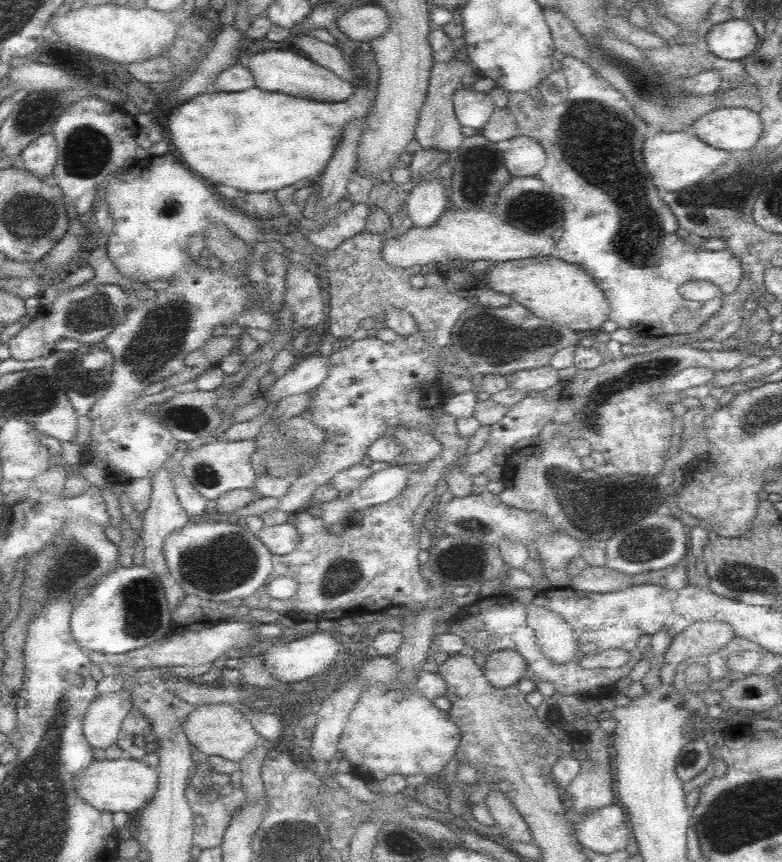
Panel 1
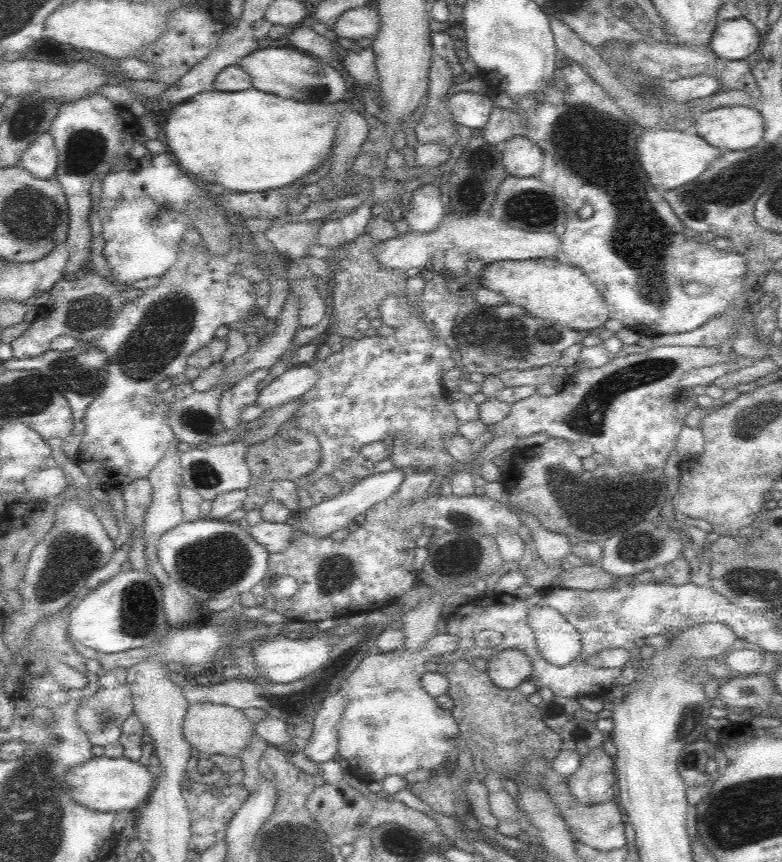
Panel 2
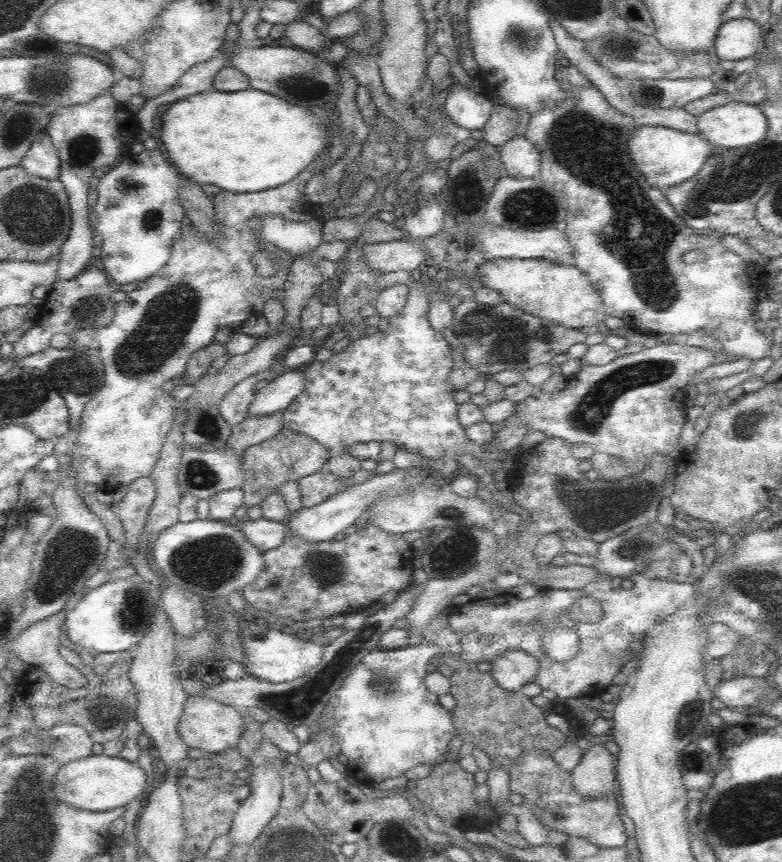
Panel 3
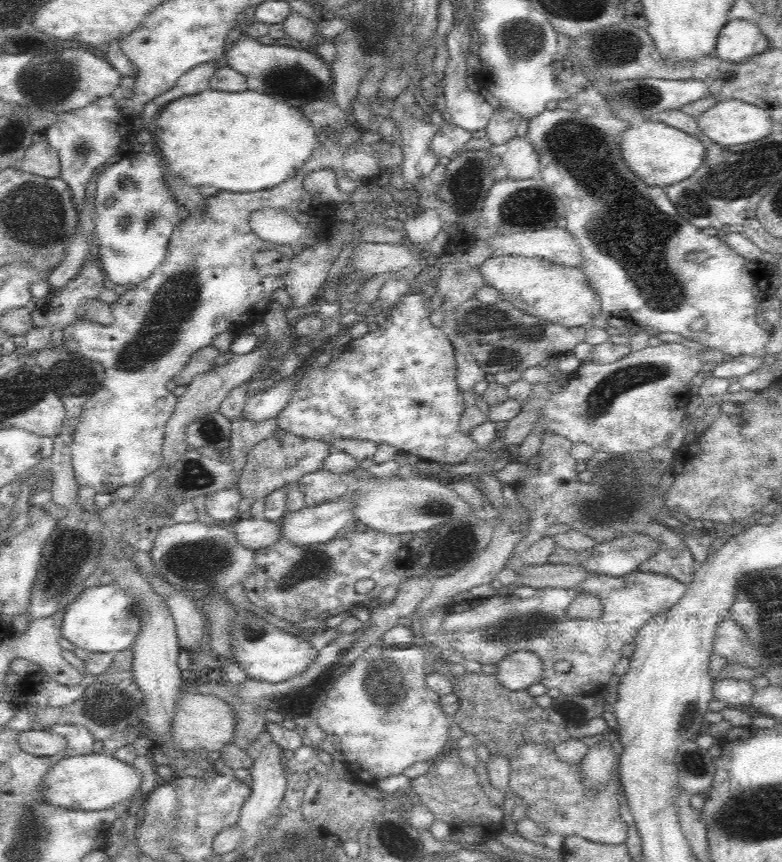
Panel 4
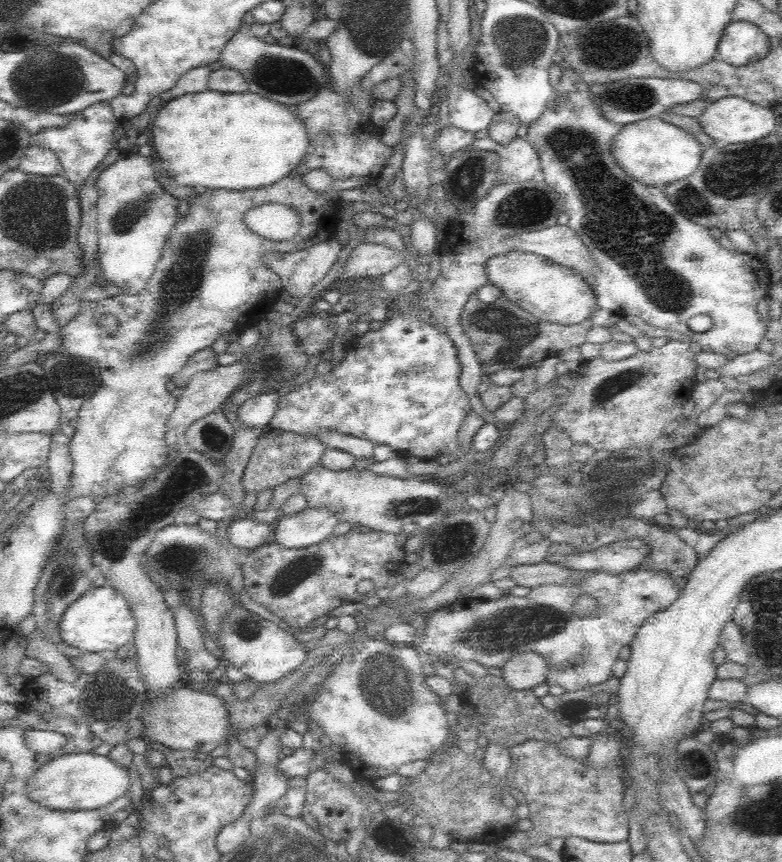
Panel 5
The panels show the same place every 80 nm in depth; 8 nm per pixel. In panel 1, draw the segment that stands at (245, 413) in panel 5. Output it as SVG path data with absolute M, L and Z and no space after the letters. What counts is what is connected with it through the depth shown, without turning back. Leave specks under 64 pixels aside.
M318 353L312 357L303 357L300 364L292 365L282 378L278 378L268 388L264 388L261 396L273 405L281 398L293 394L310 393L328 377L328 370L326 357Z

